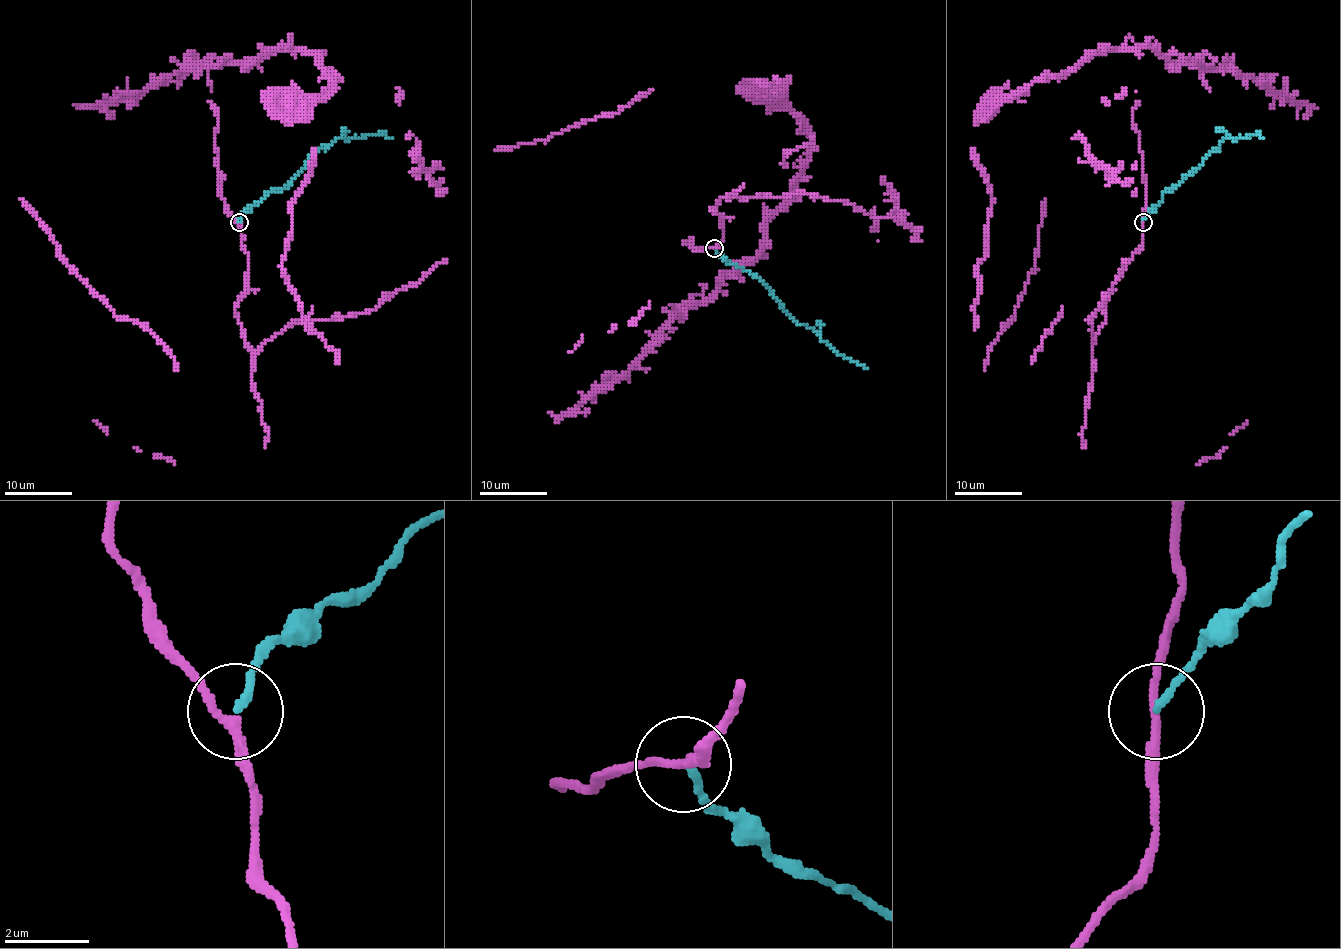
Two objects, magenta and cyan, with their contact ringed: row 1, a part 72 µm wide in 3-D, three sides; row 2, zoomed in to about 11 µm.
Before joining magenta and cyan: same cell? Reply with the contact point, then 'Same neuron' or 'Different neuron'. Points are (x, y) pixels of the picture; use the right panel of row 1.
Place: (1143, 222). Different neuron

